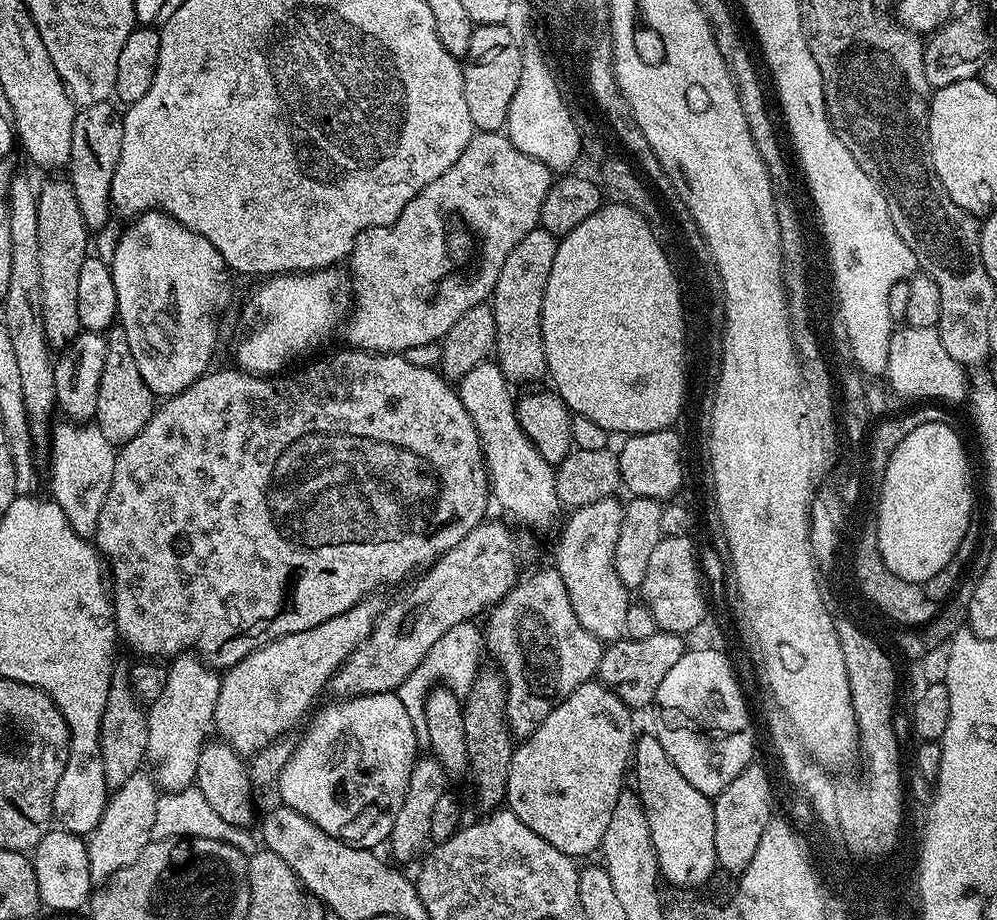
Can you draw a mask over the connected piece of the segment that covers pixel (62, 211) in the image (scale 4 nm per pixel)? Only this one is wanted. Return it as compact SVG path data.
M67 179L48 180L44 185L41 183L38 188L36 201L38 202L38 263L42 266L42 326L46 326L46 338L49 345L53 349L63 350L71 344L73 338L82 330L78 322L78 273L82 270L82 262L90 255L90 248L88 248L90 229L86 226L86 222L82 222L82 210L78 210L78 198L74 198L74 190Z

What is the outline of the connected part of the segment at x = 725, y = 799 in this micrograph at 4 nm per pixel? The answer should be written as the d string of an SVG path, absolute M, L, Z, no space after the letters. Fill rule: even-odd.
M759 763L748 765L726 790L722 790L716 797L712 809L714 810L714 850L716 851L716 863L721 869L739 874L746 866L750 866L750 858L754 858L754 850L758 850L758 842L762 842L762 830L774 819L772 812L772 780L764 768L759 768Z

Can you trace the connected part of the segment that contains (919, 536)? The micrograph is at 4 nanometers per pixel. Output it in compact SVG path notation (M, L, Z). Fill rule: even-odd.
M939 420L910 430L888 460L880 490L876 510L876 549L882 554L882 562L898 574L898 578L924 585L946 566L946 562L950 562L950 558L954 558L962 538L972 527L972 476L968 473L968 456L959 434L948 422Z

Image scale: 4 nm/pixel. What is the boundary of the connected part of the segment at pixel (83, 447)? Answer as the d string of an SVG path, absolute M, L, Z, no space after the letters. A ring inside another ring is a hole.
M57 423L50 432L50 449L52 448L51 499L66 514L70 528L73 528L79 536L92 538L95 537L98 530L98 514L102 514L102 502L106 502L106 494L110 490L110 478L114 478L117 449L110 442L106 442L102 430L98 430L95 423L63 423L60 425Z

